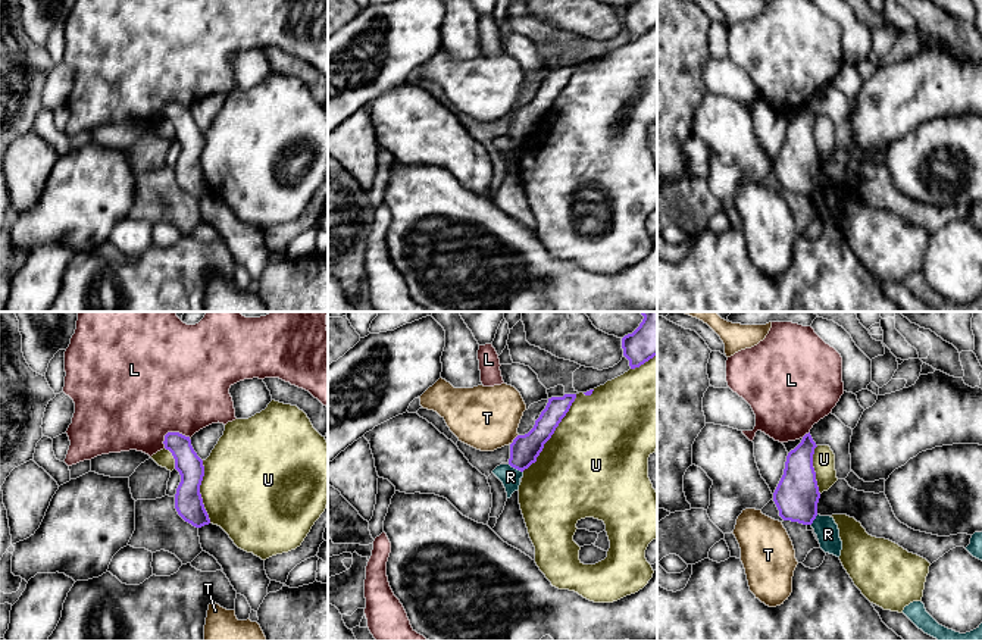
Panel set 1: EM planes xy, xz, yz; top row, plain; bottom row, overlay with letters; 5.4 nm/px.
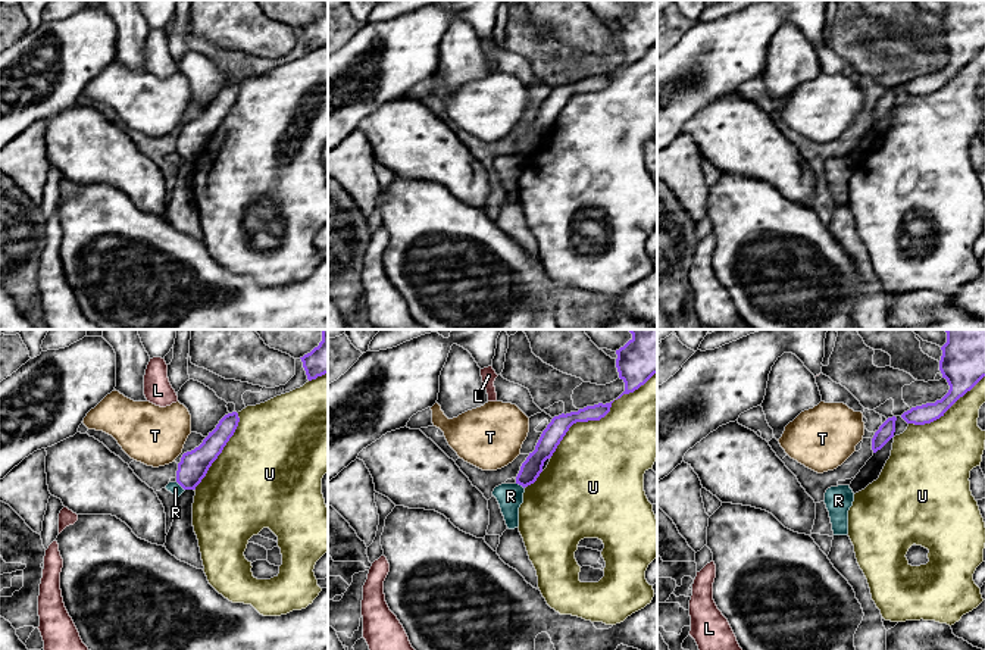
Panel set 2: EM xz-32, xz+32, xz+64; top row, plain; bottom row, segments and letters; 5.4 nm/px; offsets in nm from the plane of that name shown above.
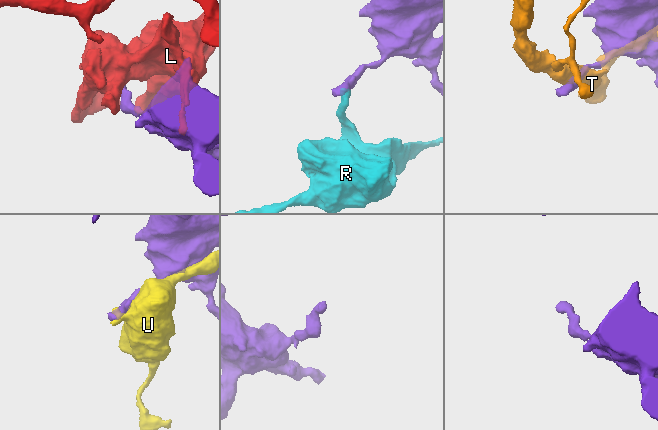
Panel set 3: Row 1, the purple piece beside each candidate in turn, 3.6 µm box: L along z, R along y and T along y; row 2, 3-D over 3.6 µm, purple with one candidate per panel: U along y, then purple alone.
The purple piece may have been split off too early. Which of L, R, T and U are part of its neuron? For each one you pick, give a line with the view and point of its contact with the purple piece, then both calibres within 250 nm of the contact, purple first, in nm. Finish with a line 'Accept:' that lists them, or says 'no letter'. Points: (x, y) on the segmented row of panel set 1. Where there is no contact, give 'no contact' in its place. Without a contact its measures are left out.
Accept: no letter

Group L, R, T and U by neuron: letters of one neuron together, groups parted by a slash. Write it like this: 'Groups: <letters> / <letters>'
Groups: L / R / T / U

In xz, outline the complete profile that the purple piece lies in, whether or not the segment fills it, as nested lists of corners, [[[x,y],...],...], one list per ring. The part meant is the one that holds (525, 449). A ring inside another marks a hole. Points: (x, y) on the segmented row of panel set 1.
[[[565,394],[563,397],[551,397],[534,428],[517,435],[510,444],[509,465],[520,472],[537,462],[537,457],[544,448],[544,444],[551,438],[562,419],[569,412],[576,394]]]

